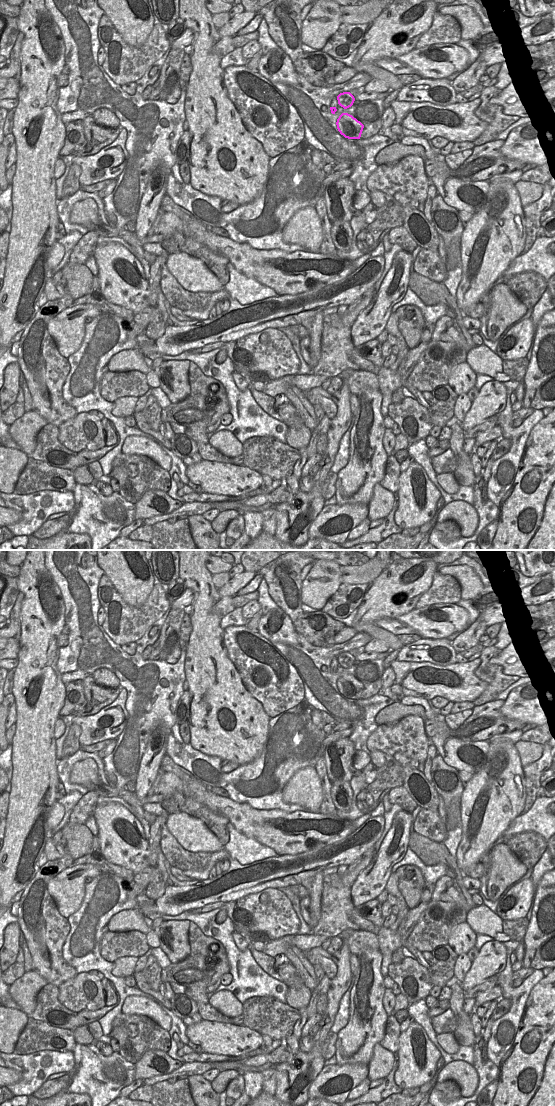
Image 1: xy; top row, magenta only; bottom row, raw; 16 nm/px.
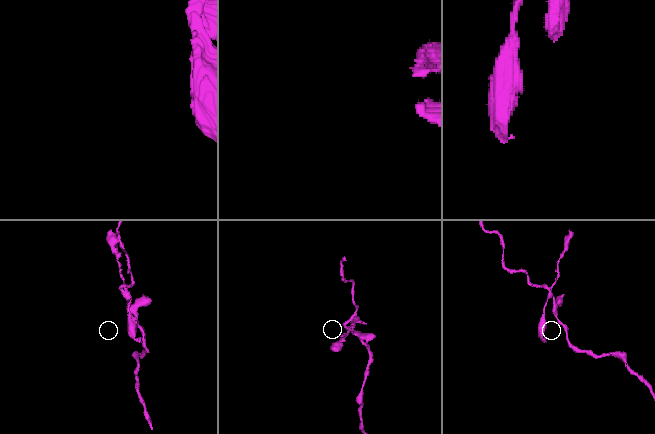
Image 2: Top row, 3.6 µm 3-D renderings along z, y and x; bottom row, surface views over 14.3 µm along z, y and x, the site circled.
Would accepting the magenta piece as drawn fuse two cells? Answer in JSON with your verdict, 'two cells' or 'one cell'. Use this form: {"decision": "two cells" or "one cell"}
{"decision": "two cells"}

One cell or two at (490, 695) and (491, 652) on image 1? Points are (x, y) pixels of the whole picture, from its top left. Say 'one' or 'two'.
one

